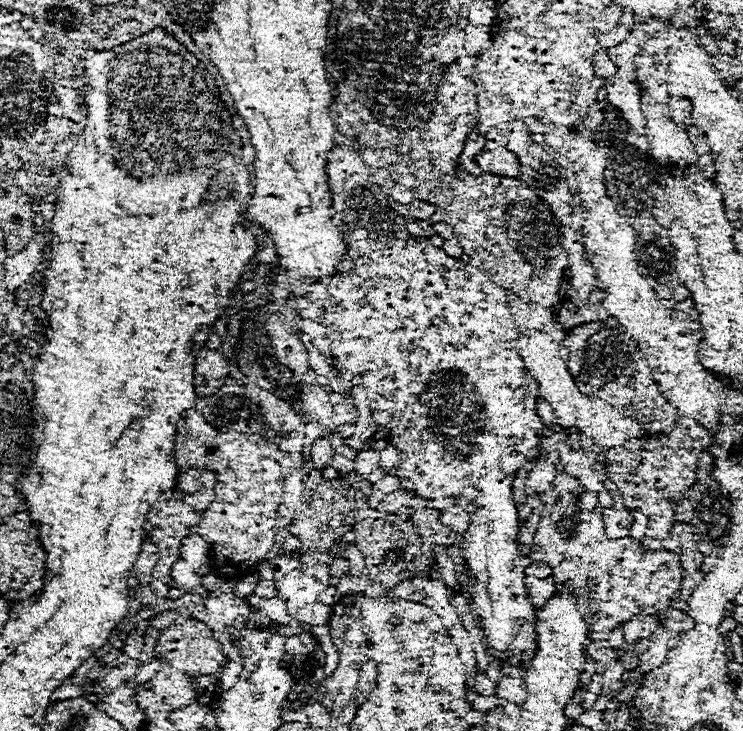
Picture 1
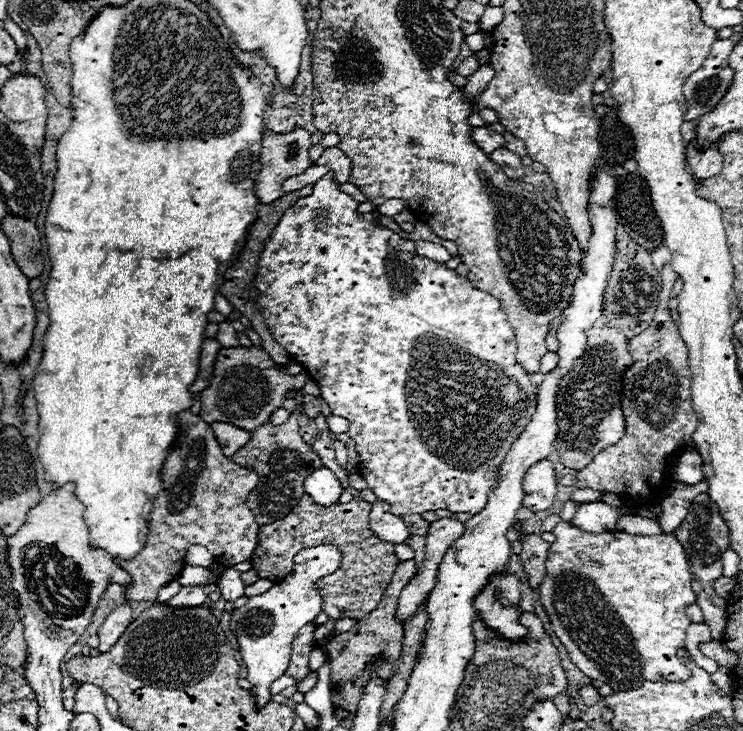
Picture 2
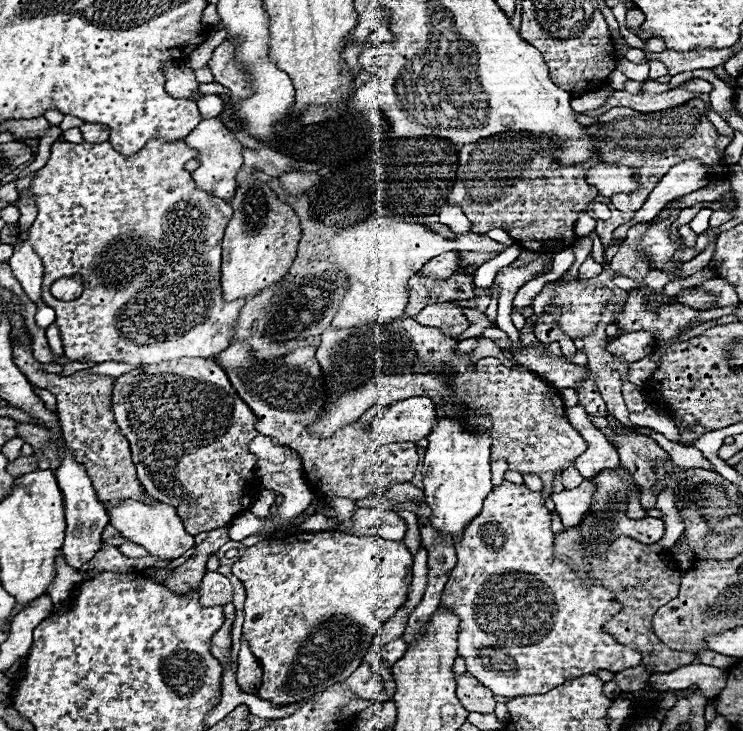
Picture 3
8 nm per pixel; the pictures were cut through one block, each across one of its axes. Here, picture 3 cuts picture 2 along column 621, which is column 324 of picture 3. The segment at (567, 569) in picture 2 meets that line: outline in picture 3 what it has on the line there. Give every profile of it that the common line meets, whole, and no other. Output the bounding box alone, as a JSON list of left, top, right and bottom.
[232,530,412,706]

